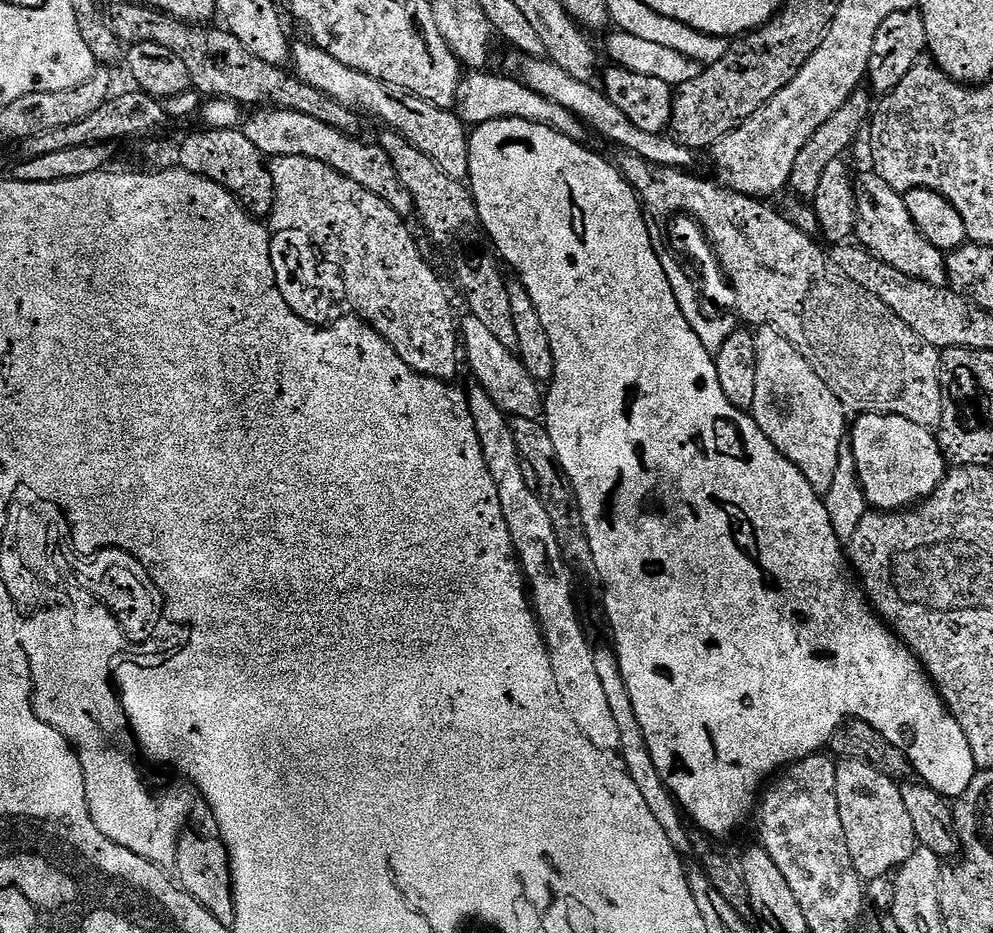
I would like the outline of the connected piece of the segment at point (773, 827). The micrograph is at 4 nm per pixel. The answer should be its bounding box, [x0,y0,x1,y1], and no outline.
[758,755,842,870]

